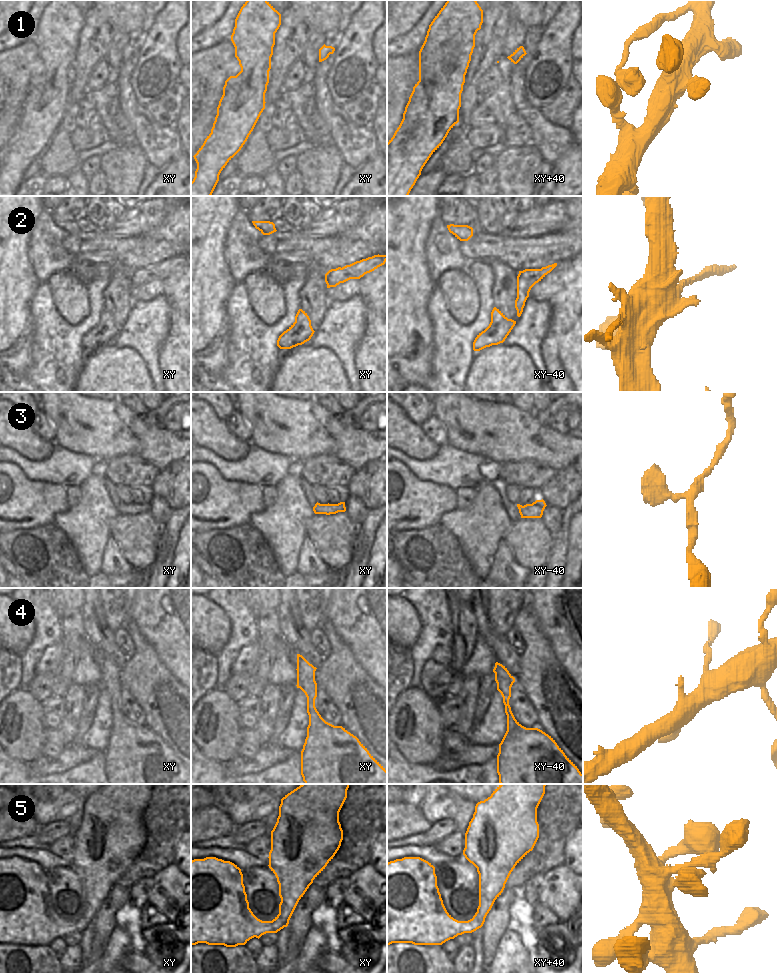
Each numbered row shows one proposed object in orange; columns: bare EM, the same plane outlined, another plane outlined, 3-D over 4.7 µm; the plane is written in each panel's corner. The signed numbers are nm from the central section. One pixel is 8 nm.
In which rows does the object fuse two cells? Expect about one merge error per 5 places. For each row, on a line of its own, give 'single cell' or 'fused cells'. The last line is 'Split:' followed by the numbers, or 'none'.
1: single cell
2: fused cells
3: single cell
4: single cell
5: single cell
Split: 2

